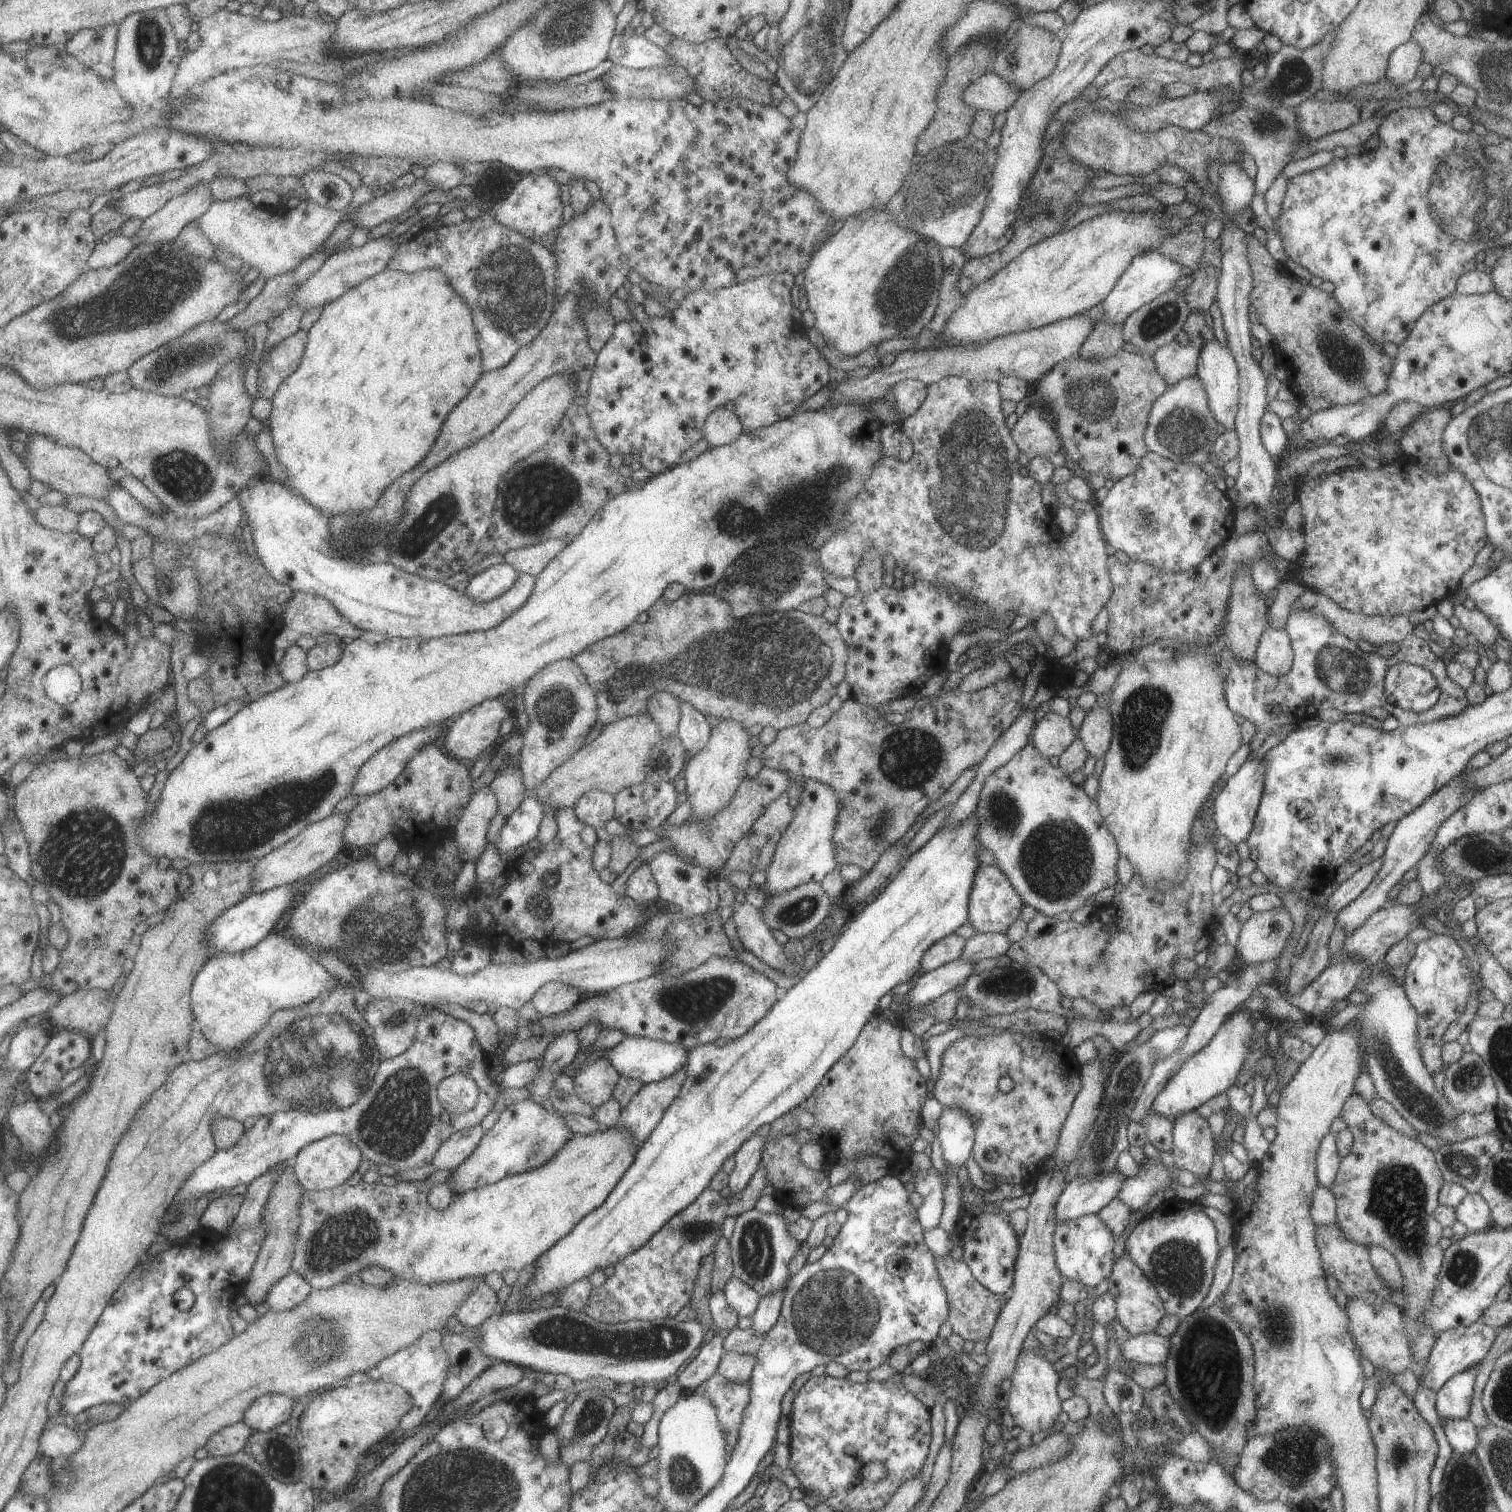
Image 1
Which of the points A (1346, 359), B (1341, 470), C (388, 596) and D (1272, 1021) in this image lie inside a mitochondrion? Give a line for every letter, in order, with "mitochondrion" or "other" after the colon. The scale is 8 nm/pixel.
A: mitochondrion
B: other
C: other
D: other

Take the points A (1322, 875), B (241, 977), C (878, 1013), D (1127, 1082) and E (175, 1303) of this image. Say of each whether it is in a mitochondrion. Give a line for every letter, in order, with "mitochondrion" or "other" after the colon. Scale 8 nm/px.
A: other
B: mitochondrion
C: other
D: mitochondrion
E: other

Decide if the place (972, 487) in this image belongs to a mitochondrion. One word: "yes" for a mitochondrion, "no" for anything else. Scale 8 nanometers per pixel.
yes

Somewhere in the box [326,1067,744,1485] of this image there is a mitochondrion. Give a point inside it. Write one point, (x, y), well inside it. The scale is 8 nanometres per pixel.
(565, 1333)

